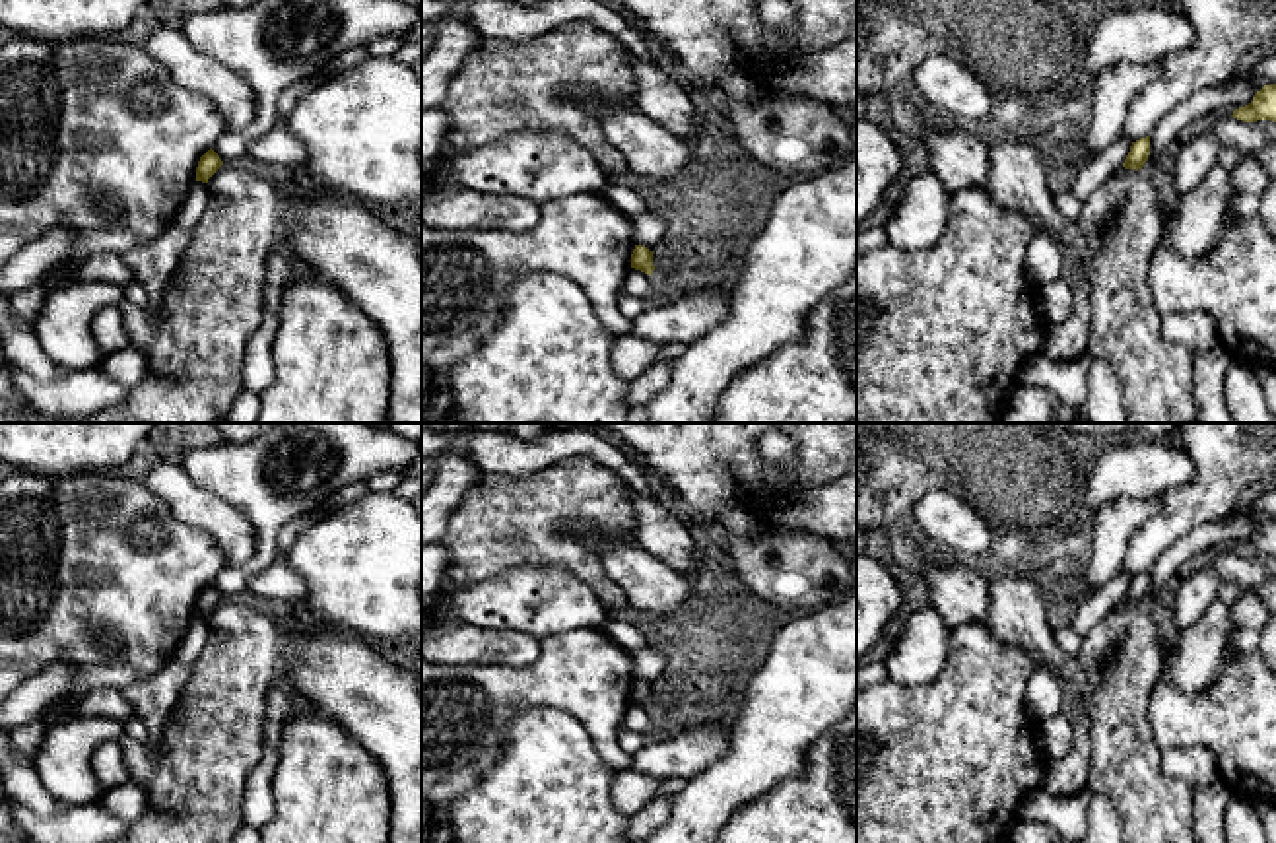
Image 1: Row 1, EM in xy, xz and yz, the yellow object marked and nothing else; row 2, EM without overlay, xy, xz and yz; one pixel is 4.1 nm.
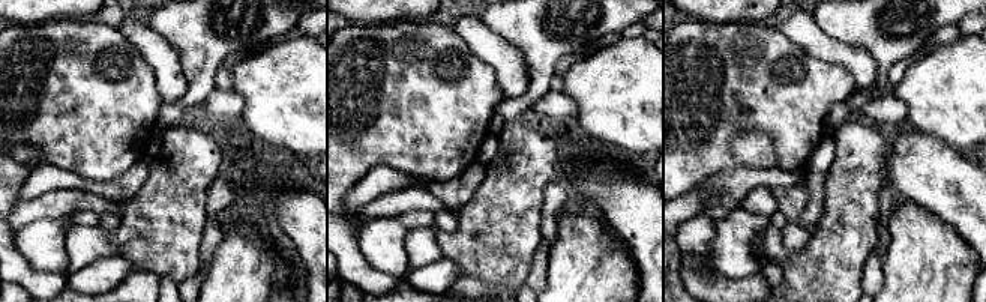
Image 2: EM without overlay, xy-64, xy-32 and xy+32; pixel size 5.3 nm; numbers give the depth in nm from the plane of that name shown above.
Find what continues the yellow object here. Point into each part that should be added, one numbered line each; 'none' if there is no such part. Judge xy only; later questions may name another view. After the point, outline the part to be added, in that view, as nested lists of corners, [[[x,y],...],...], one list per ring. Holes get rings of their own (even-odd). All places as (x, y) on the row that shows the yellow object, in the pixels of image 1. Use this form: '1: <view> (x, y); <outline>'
none

